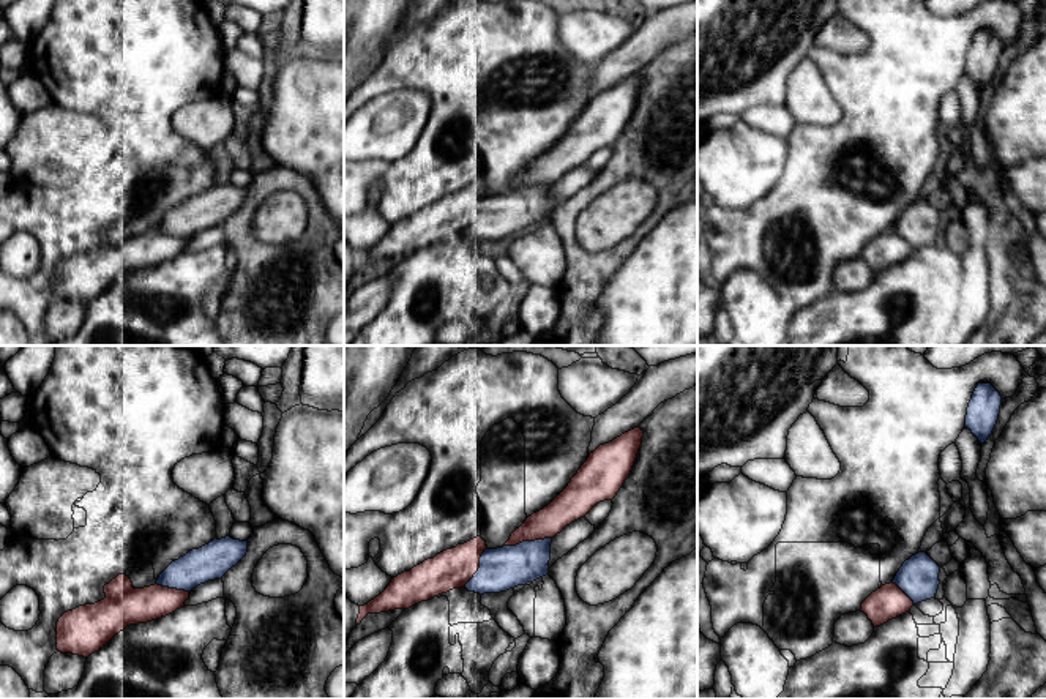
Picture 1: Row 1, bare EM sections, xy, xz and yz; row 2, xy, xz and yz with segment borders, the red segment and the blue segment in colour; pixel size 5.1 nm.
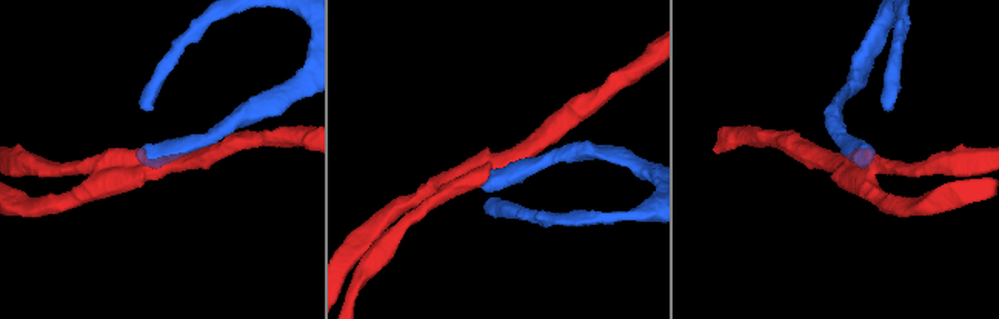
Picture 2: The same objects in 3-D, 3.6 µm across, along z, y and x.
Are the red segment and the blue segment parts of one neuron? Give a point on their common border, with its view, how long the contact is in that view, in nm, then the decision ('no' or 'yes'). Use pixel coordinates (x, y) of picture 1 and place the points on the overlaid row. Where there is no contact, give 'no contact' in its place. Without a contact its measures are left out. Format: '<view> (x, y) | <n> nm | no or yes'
xz (526, 540) | 260 nm | yes

